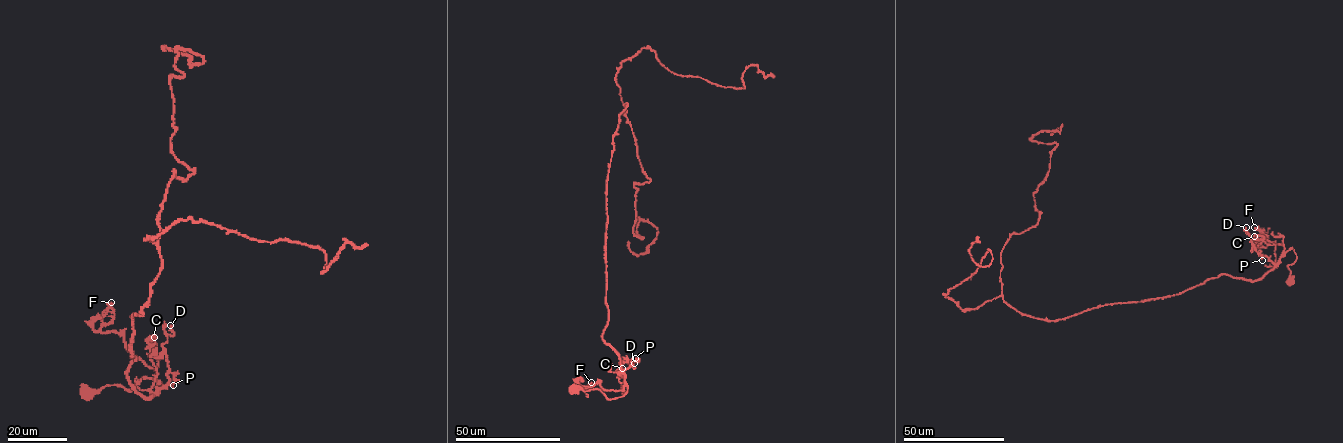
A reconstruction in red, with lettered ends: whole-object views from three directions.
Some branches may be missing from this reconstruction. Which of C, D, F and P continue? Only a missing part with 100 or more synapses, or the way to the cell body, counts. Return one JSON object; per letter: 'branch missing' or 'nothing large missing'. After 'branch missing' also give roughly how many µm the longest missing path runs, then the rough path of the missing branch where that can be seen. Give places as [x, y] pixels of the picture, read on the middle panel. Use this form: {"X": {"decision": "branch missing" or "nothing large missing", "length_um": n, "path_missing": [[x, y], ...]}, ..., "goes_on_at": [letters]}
{"C": {"decision": "nothing large missing"}, "D": {"decision": "nothing large missing"}, "F": {"decision": "nothing large missing"}, "P": {"decision": "nothing large missing"}, "goes_on_at": []}

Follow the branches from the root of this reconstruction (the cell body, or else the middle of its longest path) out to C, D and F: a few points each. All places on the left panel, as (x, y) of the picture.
C: (87, 393), (114, 385), (128, 390), (142, 378), (161, 384), (159, 392), (151, 391), (154, 337)
D: (87, 393), (128, 390), (142, 378), (161, 384), (159, 392), (168, 382), (170, 325)
F: (87, 393), (114, 385), (128, 390), (142, 378), (162, 386), (122, 333), (100, 330), (111, 302)

